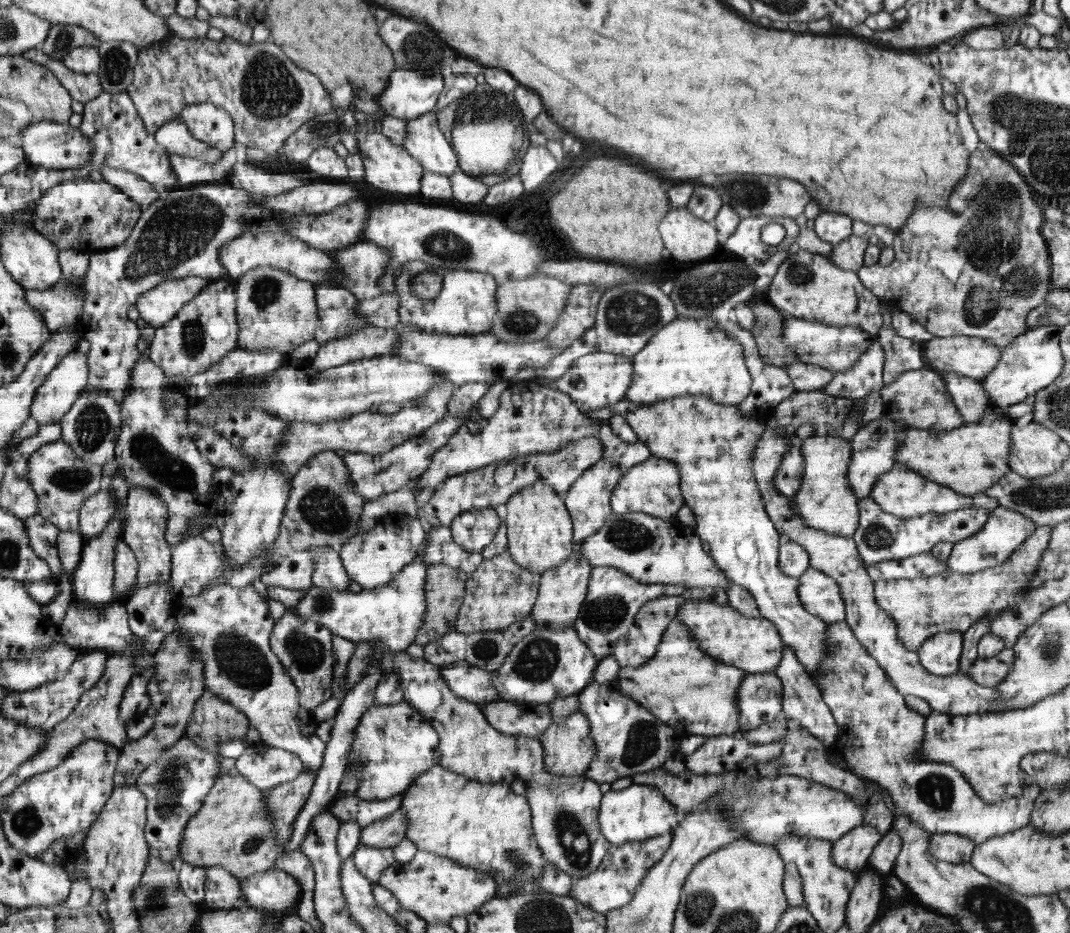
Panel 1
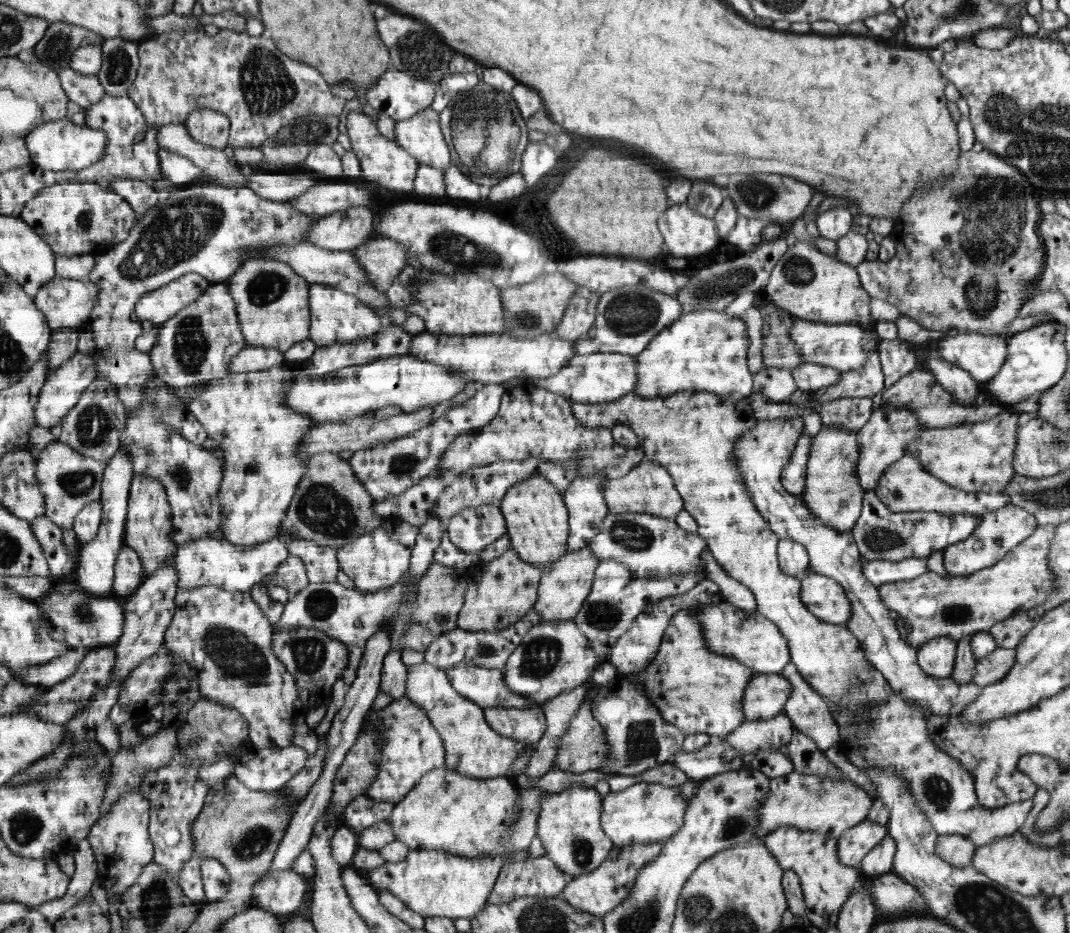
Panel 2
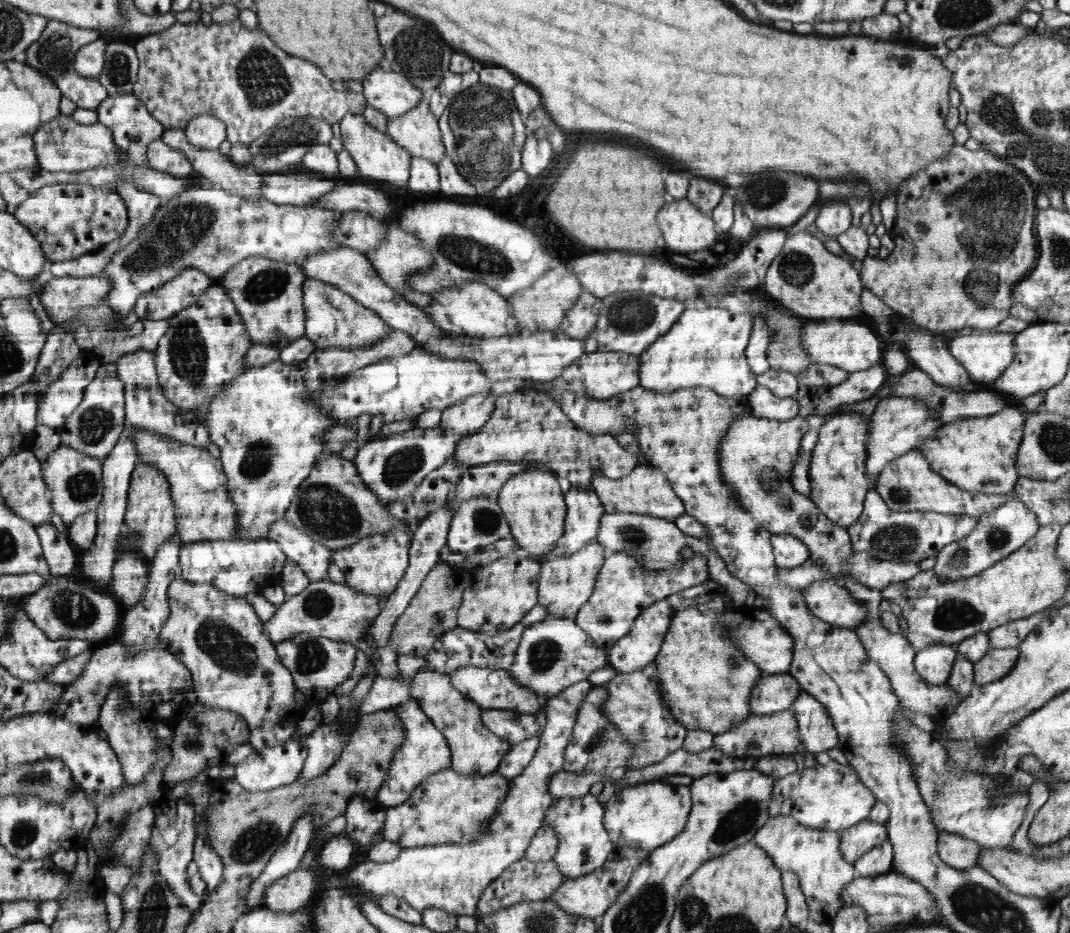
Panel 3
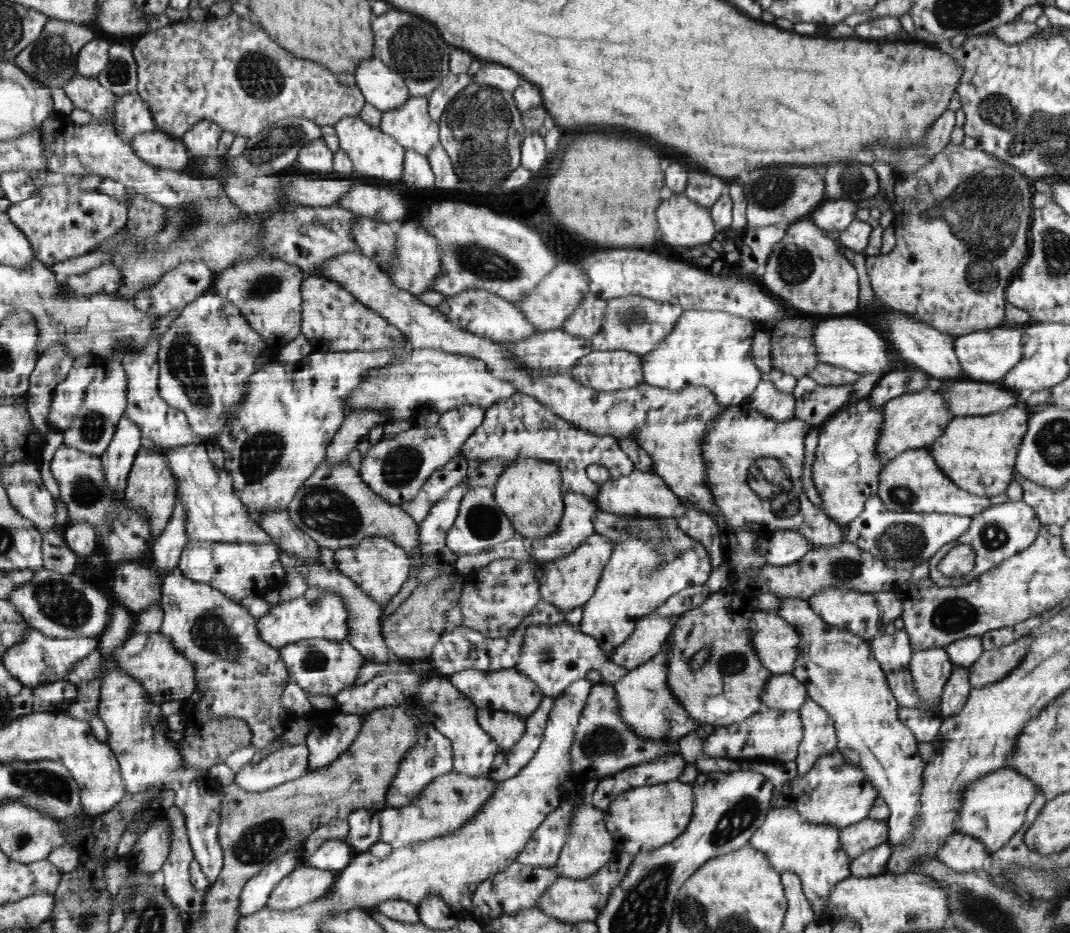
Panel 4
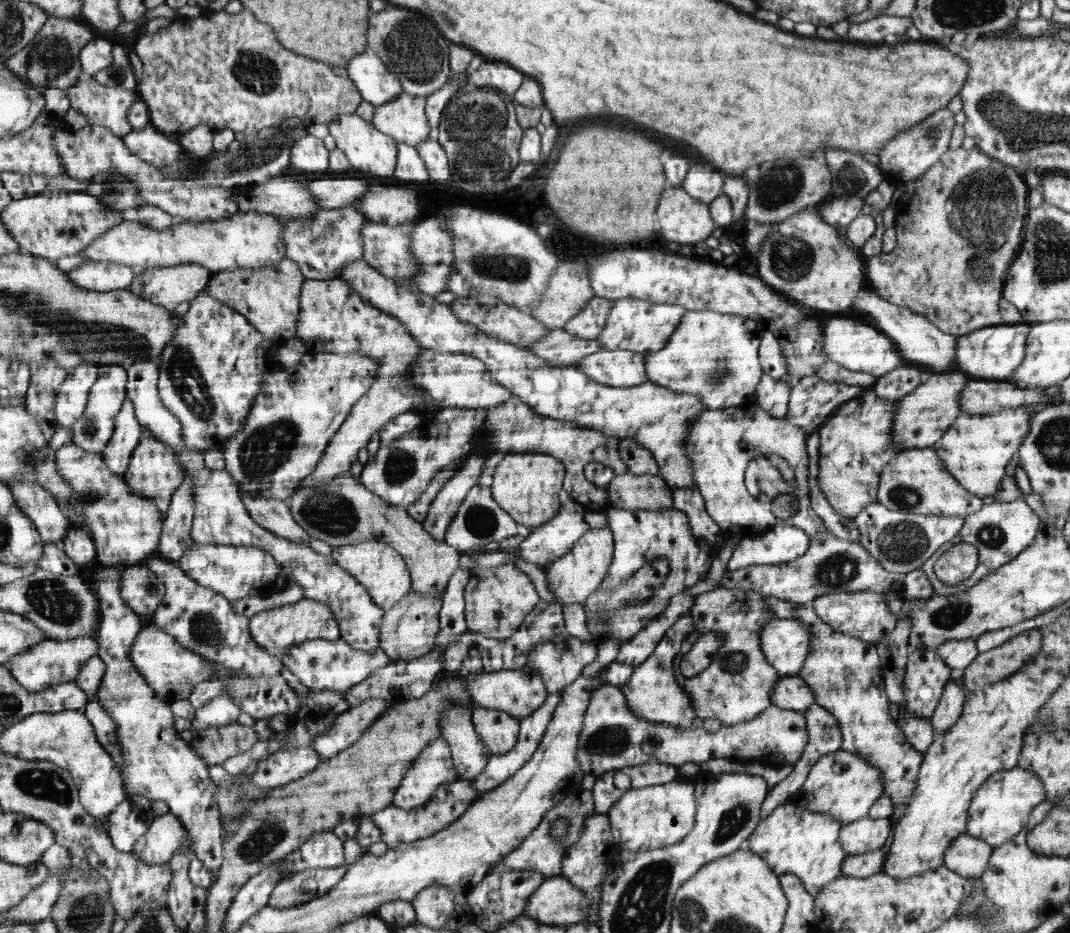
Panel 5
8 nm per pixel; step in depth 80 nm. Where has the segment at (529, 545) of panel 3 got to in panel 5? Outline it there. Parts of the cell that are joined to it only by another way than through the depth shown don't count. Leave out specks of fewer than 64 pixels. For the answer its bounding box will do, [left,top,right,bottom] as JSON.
[491,453,565,532]

